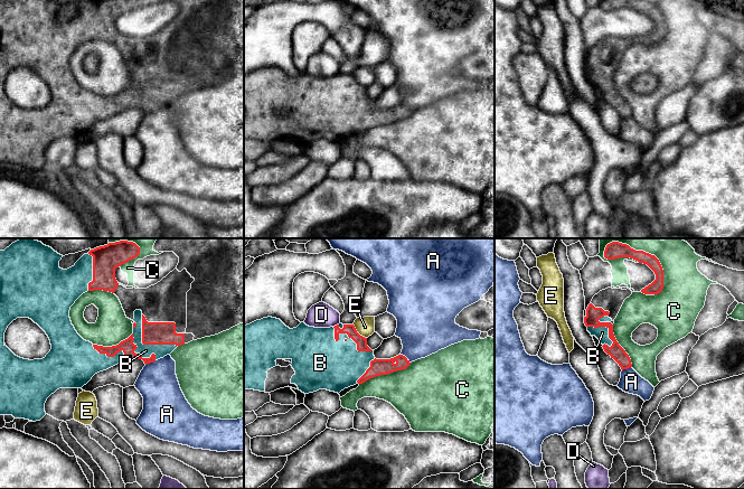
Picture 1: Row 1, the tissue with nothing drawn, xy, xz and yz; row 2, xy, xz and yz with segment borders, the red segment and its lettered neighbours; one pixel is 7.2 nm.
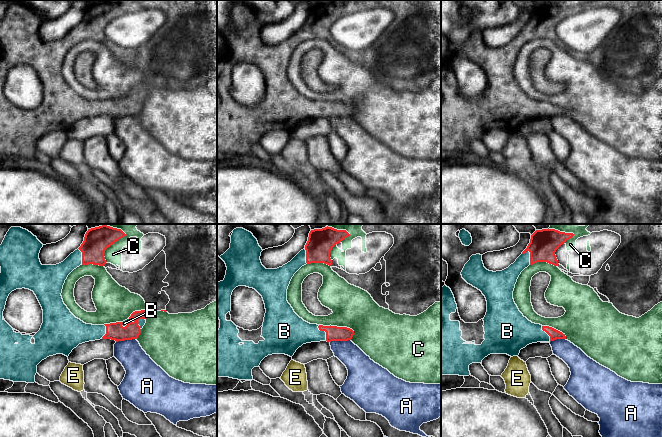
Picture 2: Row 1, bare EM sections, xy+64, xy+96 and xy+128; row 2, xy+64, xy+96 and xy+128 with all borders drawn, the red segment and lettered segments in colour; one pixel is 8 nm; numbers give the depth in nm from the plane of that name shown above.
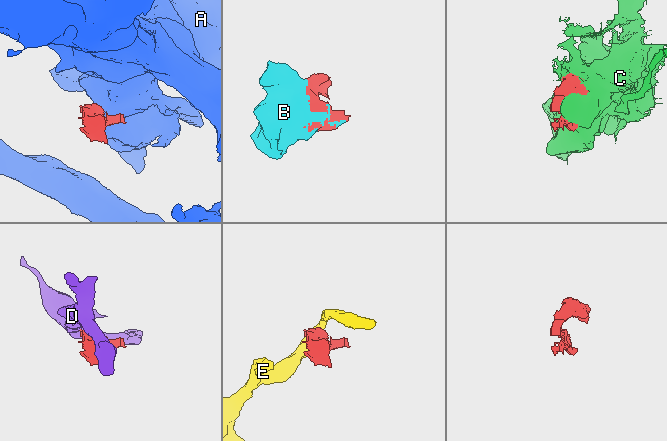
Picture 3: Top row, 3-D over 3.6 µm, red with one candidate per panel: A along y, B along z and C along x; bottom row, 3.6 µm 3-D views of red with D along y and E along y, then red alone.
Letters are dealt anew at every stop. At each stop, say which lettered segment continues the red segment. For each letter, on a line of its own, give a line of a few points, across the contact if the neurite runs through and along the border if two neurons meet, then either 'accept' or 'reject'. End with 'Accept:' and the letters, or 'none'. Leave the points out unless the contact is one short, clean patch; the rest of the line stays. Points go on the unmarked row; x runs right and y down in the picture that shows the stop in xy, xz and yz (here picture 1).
A: accept
B: reject
C: reject
D: xz (338, 73), (333, 76) | reject
E: xz (352, 74), (366, 87) | reject
Accept: A

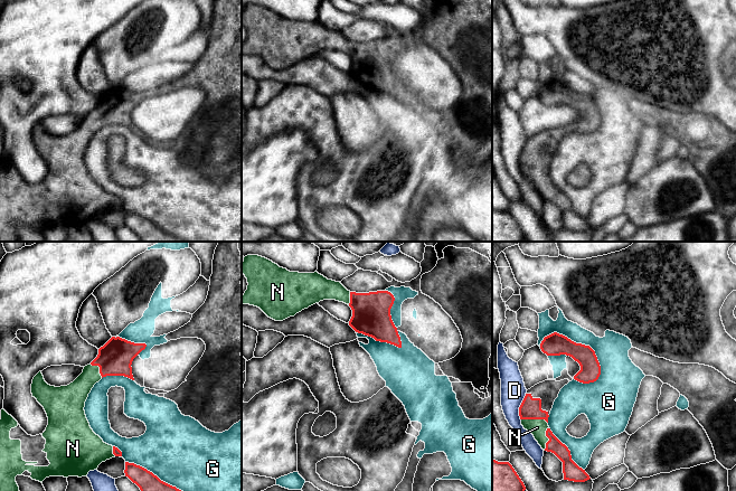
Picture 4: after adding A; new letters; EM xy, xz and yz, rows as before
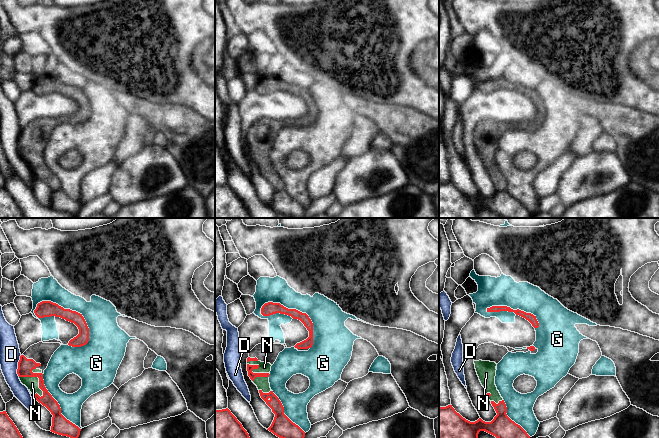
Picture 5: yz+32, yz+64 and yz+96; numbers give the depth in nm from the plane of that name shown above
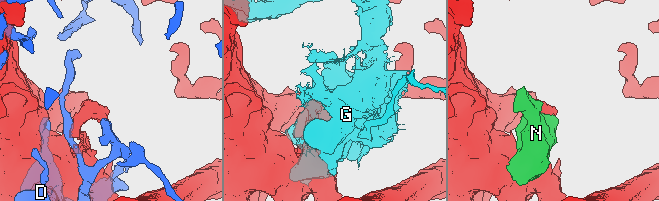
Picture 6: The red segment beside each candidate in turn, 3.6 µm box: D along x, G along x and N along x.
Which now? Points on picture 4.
D: reject
G: reject
N: reject
Accept: none

